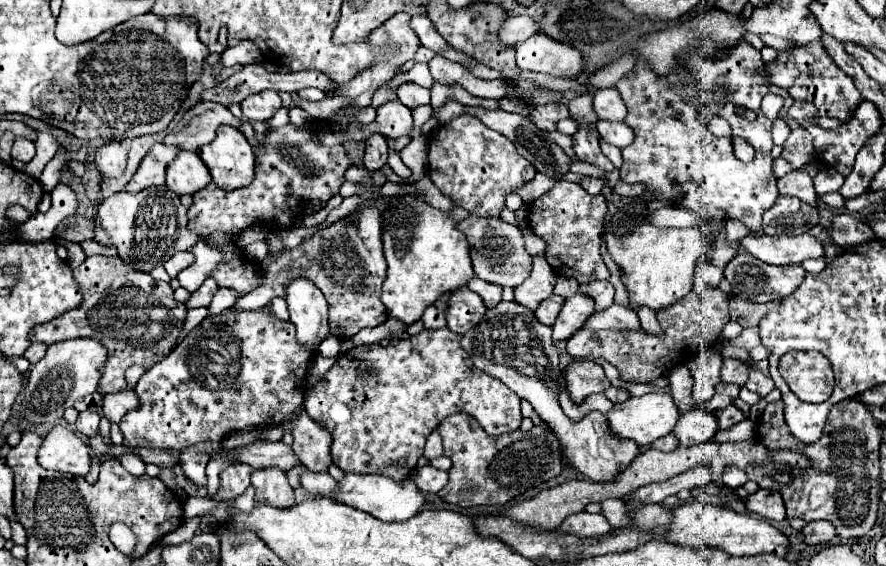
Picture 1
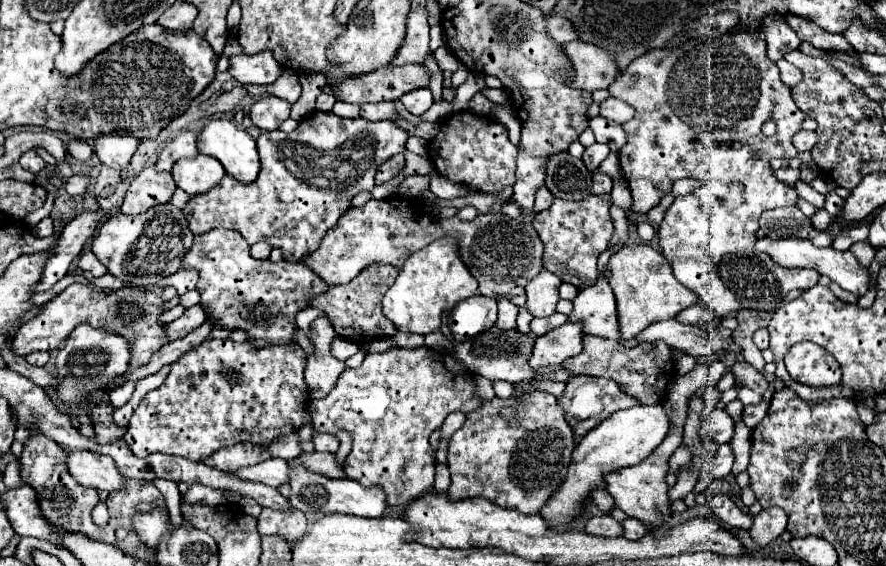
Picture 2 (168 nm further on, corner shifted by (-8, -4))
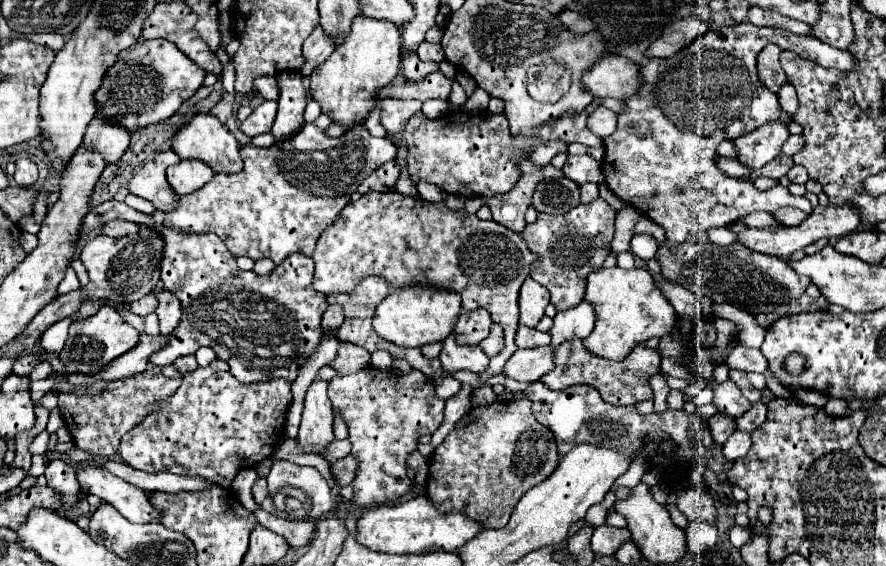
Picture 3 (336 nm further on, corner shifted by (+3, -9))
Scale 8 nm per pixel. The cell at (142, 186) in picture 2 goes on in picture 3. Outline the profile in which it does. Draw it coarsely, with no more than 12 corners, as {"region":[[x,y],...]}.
{"region":[[116,218],[102,226],[102,234],[120,236],[138,232],[140,224]]}

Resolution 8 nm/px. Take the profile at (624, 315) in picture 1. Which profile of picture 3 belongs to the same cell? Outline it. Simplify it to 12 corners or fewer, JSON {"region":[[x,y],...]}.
{"region":[[736,346],[724,364],[744,372],[766,372],[760,350]]}

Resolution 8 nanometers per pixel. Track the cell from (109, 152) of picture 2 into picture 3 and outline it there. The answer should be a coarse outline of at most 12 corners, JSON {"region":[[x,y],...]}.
{"region":[[92,120],[82,144],[114,164],[128,150],[130,132]]}

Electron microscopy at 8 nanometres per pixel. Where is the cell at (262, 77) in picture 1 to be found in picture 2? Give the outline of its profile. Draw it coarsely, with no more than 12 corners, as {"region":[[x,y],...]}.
{"region":[[425,65],[383,67],[349,77],[335,91],[339,101],[397,101],[429,87]]}

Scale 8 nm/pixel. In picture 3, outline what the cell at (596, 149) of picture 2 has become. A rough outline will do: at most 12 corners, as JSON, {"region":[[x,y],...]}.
{"region":[[568,156],[562,172],[576,184],[604,182],[600,162]]}

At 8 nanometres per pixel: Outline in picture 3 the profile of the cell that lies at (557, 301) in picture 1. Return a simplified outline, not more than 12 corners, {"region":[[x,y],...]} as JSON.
{"region":[[520,326],[516,332],[518,348],[550,344],[550,334]]}

